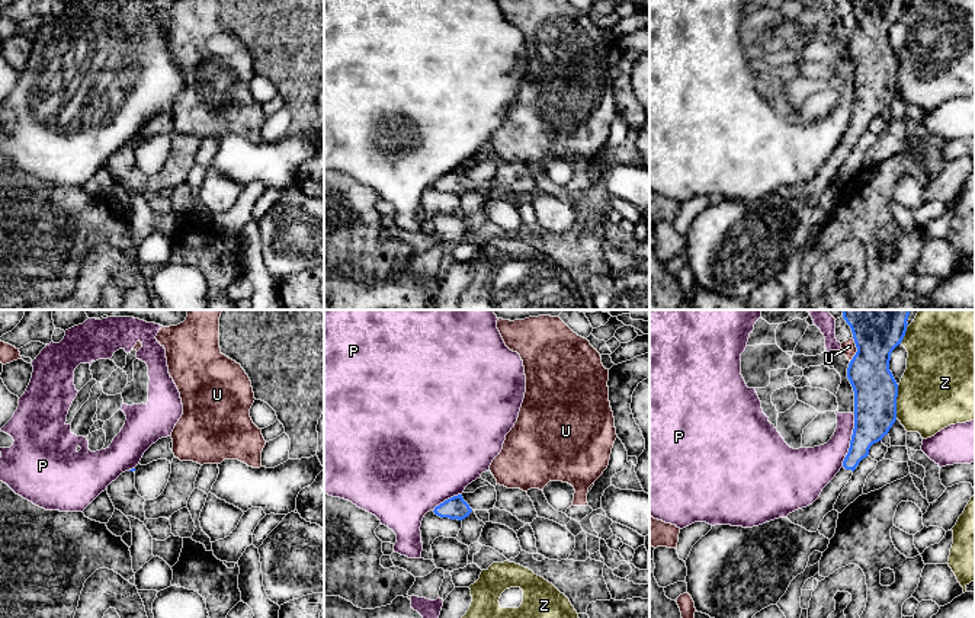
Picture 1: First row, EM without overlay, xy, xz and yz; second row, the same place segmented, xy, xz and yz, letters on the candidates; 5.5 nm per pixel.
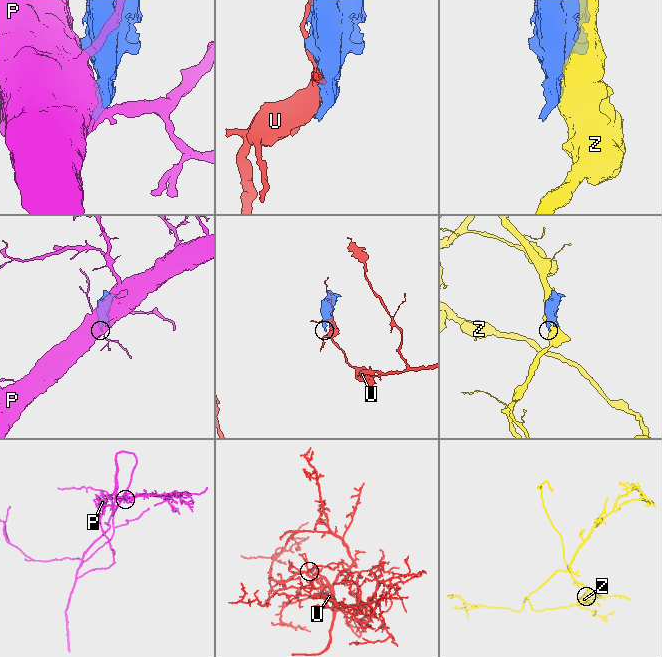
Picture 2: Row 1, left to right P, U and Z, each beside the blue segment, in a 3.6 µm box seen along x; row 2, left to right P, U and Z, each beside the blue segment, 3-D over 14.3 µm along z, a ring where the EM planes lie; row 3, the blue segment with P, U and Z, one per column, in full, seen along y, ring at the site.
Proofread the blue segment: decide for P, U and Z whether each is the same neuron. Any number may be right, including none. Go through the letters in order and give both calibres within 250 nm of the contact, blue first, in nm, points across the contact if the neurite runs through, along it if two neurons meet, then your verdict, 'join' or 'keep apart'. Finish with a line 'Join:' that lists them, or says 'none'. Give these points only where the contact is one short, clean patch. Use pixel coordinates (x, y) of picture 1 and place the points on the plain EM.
P: 240/220 nm | keep apart
U: 240/80 nm | keep apart
Z: 240/420 nm | keep apart
Join: none

